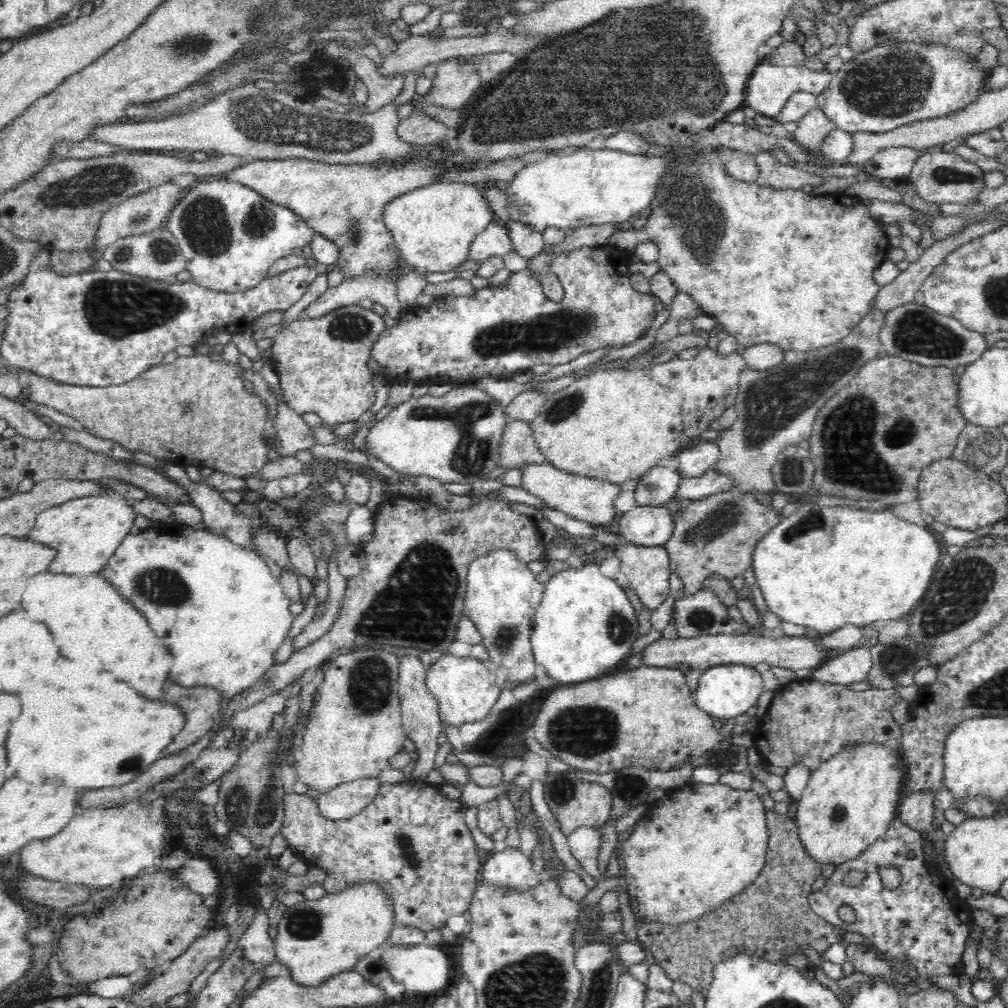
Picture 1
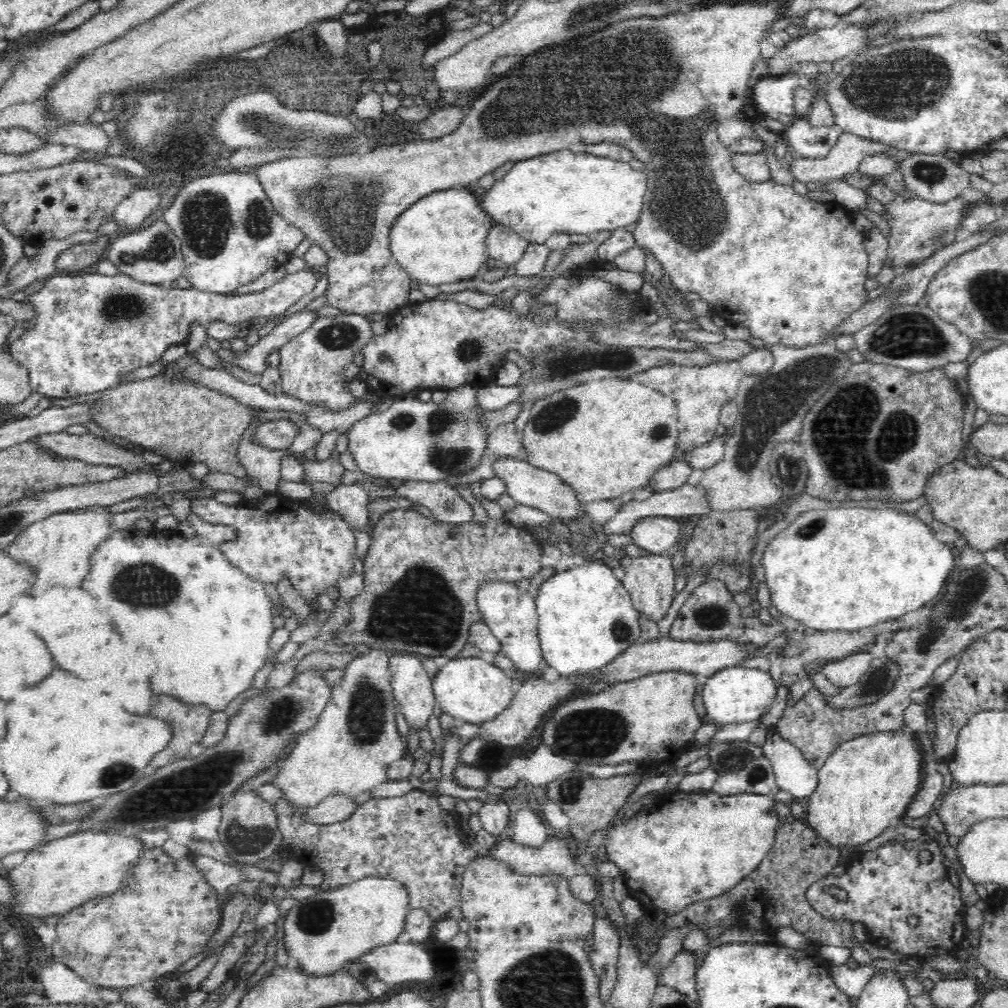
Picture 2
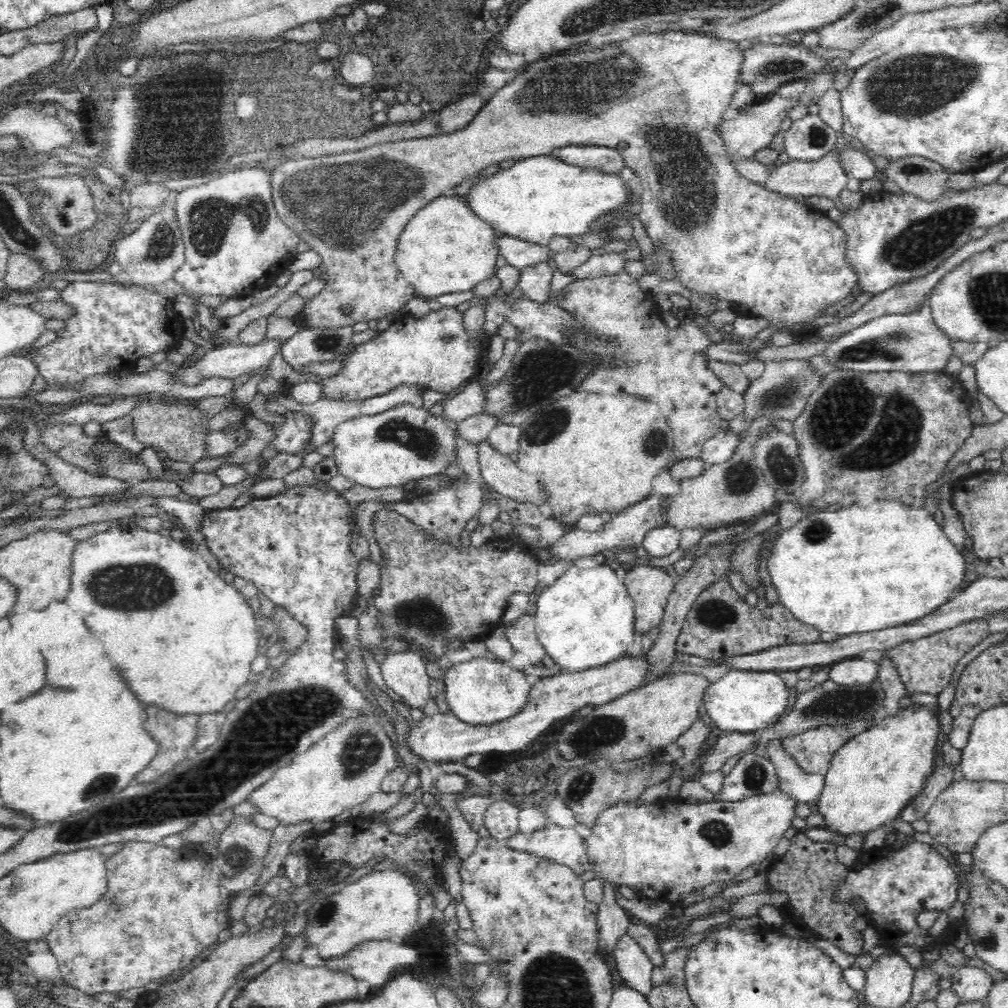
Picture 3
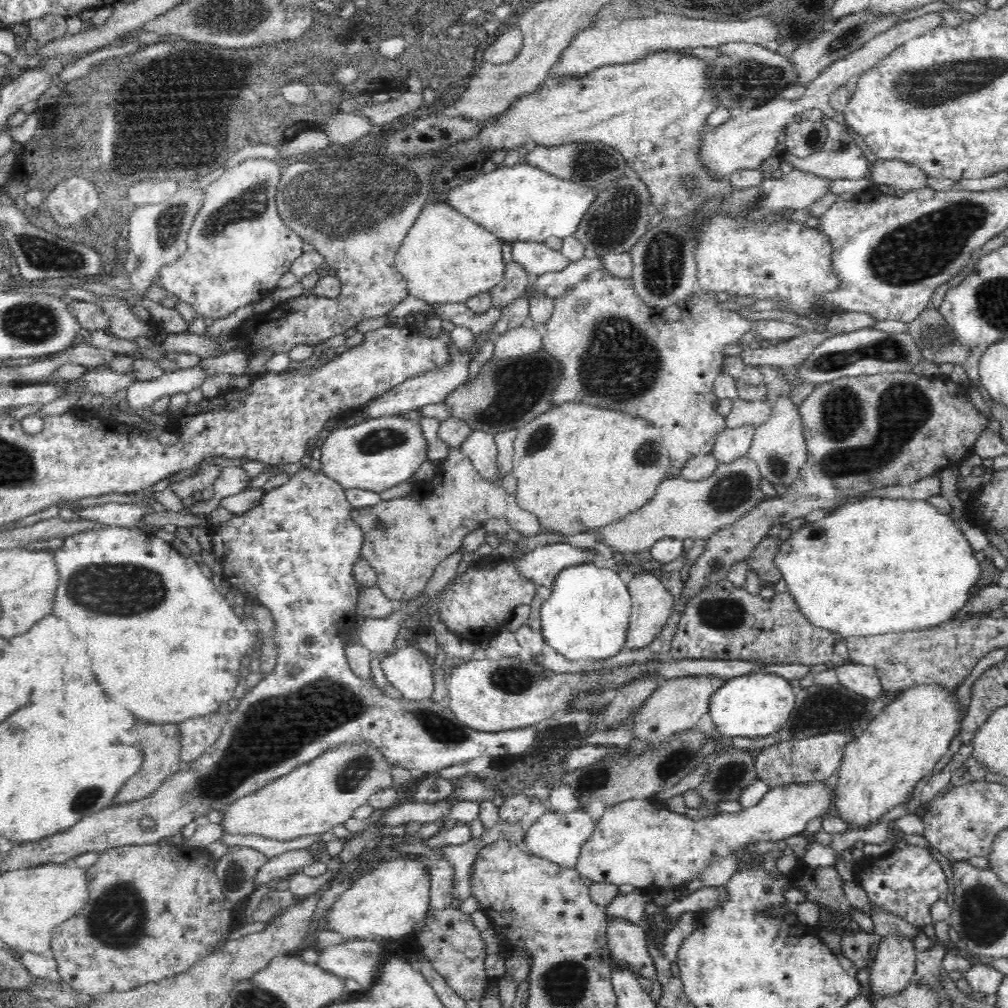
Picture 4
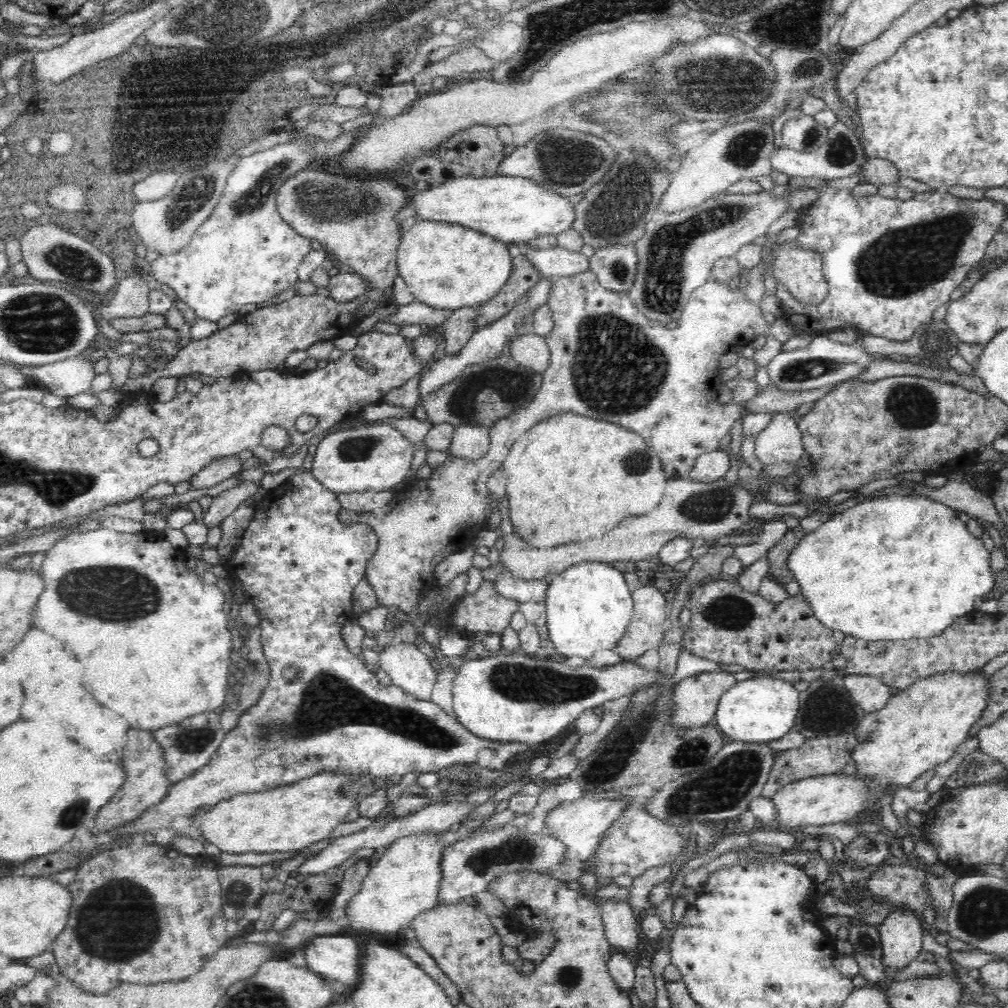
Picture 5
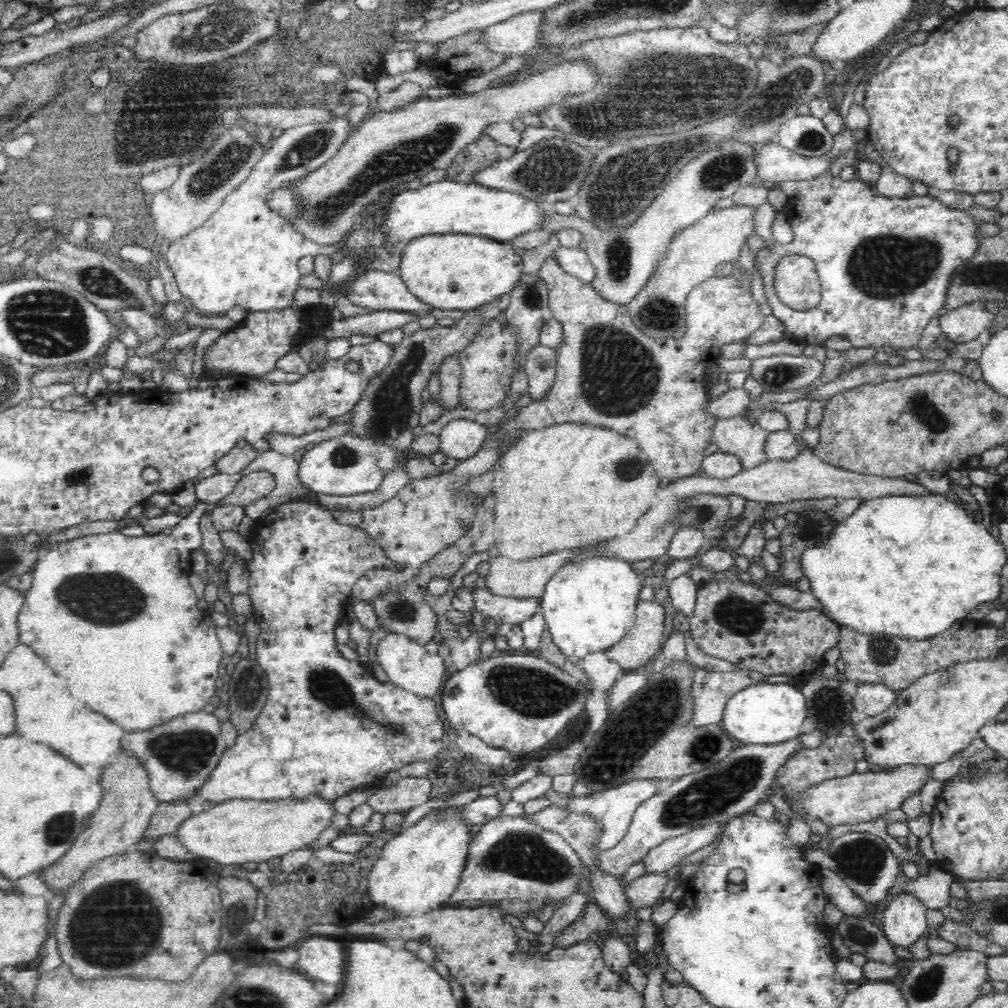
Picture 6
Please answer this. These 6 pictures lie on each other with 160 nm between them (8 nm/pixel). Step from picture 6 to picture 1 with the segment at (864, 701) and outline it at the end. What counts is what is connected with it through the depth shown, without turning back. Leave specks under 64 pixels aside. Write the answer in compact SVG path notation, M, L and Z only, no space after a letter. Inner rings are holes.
M860 645L833 656L813 669L812 680L848 685L866 681L871 668L871 652Z

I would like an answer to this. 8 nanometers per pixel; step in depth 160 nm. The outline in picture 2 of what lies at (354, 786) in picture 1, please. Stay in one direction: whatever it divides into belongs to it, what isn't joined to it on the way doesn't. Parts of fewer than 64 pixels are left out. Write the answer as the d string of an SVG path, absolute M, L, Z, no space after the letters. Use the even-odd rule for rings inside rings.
M330 796L320 804L308 808L306 819L314 824L334 824L350 818L358 807L356 797Z

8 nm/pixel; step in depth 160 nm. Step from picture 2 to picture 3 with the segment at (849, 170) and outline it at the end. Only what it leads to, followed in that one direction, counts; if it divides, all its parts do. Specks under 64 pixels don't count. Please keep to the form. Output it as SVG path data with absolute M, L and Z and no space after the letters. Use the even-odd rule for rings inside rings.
M840 132L835 144L835 149L830 151L826 156L812 161L794 161L789 160L787 163L782 163L778 168L772 168L768 180L763 185L766 189L774 191L780 195L797 196L825 196L829 200L835 202L835 206L842 208L841 202L838 200L838 194L846 188L850 175L844 171L842 167L842 159L840 154L846 148L856 147L857 145L844 132Z

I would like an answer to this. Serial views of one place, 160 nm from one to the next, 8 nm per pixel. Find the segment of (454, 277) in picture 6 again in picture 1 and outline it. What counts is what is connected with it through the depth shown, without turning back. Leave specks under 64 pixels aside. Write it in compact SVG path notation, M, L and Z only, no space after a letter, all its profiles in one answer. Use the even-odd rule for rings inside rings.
M435 182L432 185L423 186L420 189L411 190L410 193L403 194L400 198L396 198L386 206L384 209L384 222L388 234L392 235L396 248L399 250L399 257L406 266L413 266L416 272L424 274L425 272L448 272L453 271L454 268L467 260L471 259L470 246L474 242L476 236L483 232L488 225L492 223L492 216L494 213L486 201L486 197L482 192L476 188L474 184L464 182Z

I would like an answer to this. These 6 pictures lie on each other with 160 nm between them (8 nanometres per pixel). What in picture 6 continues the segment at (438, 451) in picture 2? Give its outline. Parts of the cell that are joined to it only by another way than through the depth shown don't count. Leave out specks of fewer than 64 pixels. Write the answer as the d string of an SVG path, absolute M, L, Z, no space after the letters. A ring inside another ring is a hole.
M348 433L319 442L306 451L298 464L297 477L305 488L316 493L348 496L372 492L378 490L388 474L407 462L409 456L409 452L395 450L384 441Z

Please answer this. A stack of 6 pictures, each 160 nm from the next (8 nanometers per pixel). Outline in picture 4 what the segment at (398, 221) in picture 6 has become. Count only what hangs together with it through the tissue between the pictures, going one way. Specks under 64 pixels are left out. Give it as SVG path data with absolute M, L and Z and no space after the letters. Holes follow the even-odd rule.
M525 162L478 174L446 196L449 208L464 214L503 242L544 243L550 237L564 239L574 235L586 210L596 200L599 189L558 178Z

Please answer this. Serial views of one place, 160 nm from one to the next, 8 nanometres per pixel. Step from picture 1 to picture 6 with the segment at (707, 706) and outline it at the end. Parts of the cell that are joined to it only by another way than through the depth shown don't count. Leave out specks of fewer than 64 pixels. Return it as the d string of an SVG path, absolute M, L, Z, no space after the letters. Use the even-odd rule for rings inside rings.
M762 682L739 690L727 702L720 724L742 744L778 744L796 738L806 717L807 699L794 685Z

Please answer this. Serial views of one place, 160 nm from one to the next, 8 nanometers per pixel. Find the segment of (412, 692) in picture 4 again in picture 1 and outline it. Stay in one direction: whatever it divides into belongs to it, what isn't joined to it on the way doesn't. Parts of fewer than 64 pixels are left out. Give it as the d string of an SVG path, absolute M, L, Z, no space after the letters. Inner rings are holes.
M404 655L400 658L399 677L399 699L401 703L401 718L407 738L415 744L418 758L415 767L410 775L411 780L424 780L428 772L434 766L434 758L438 750L438 736L442 731L441 720L439 719L439 704L436 697L426 686L425 678L427 670L418 658L418 655Z

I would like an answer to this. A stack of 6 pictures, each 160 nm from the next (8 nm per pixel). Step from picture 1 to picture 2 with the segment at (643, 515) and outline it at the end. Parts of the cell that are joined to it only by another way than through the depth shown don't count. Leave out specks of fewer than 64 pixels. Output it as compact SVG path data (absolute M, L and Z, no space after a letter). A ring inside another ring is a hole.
M664 516L644 518L629 532L633 543L649 553L665 553L680 536L680 524Z

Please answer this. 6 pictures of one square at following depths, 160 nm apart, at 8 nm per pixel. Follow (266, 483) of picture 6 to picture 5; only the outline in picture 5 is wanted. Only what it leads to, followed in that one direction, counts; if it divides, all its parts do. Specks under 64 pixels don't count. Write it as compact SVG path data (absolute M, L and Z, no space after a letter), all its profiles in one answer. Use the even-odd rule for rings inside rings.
M239 483L214 497L210 508L202 513L201 523L204 526L220 525L236 508L244 502L253 502L253 496L262 484Z

